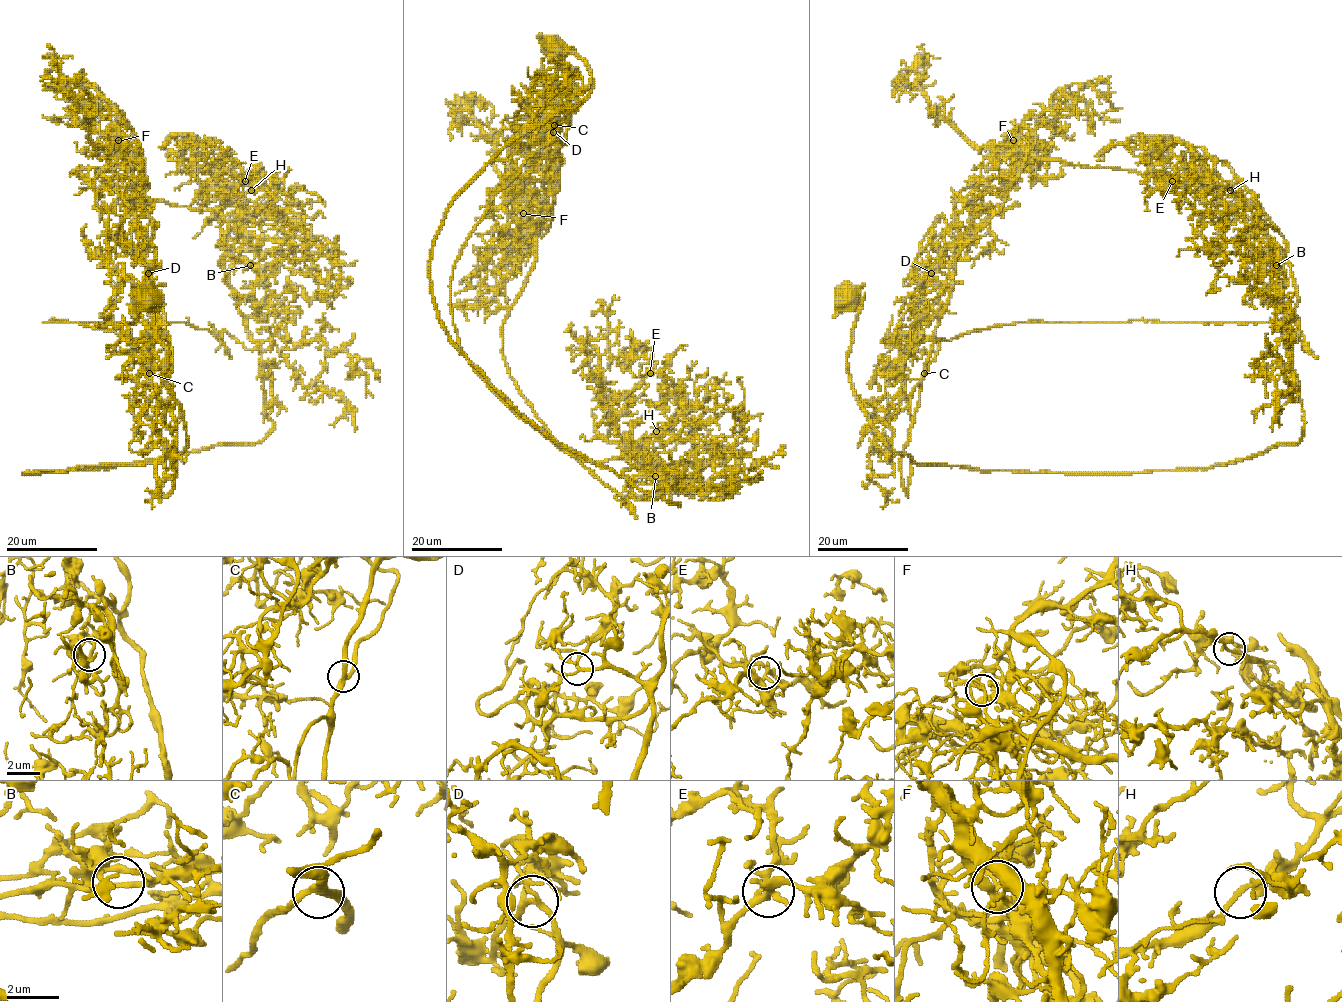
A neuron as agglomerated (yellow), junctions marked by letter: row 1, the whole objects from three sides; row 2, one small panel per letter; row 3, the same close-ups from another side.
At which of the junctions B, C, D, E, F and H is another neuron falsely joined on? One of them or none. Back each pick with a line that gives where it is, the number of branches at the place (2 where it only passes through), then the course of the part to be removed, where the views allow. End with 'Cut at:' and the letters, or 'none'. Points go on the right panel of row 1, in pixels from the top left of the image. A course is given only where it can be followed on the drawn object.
F: Place: (1013, 140). Branches: 3. Course of the part to remove: (1013, 140), (1009, 147), (1019, 154), (1155, 173), (1250, 201), (1261, 209), (1252, 206), (1252, 201), (1270, 249)
Cut at: F

